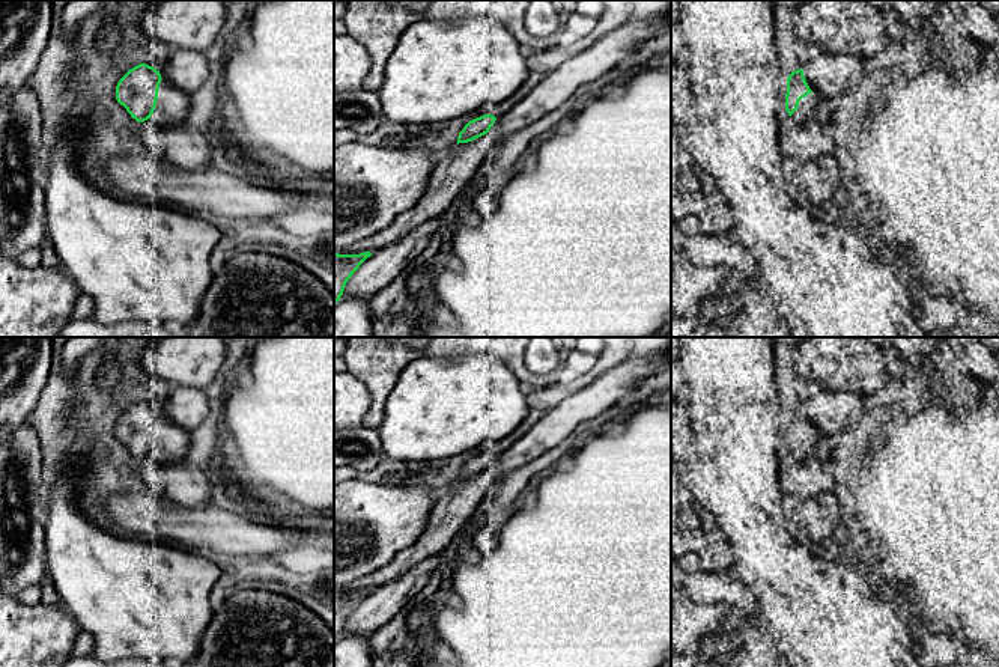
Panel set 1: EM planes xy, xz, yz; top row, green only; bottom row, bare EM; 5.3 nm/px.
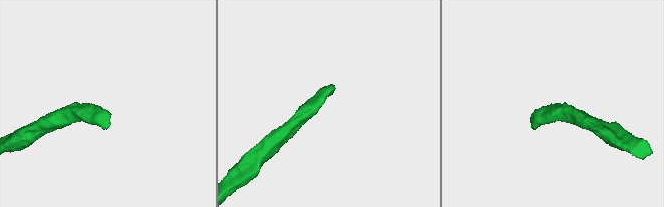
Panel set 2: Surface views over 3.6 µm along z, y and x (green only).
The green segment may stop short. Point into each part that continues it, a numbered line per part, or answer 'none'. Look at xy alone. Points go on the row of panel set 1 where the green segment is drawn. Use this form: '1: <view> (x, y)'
1: xy (173, 104)

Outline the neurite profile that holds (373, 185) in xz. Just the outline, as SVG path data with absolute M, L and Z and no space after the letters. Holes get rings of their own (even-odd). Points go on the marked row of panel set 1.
M349 142L334 148L334 251L388 227L423 196L439 154Z

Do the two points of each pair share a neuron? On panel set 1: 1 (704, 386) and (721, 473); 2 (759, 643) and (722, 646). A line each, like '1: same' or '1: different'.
1: same
2: same

